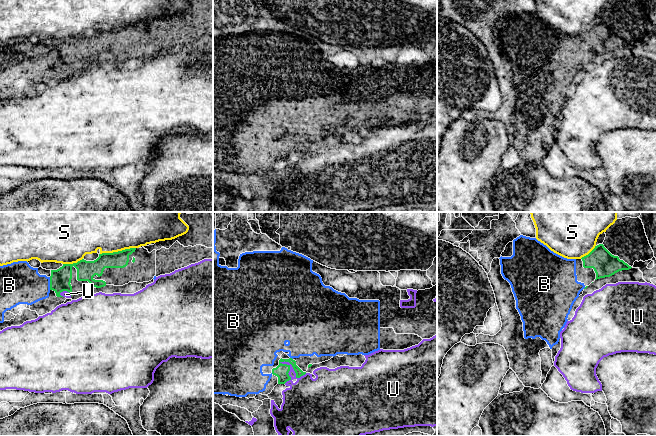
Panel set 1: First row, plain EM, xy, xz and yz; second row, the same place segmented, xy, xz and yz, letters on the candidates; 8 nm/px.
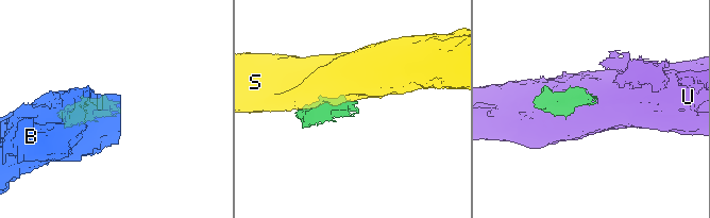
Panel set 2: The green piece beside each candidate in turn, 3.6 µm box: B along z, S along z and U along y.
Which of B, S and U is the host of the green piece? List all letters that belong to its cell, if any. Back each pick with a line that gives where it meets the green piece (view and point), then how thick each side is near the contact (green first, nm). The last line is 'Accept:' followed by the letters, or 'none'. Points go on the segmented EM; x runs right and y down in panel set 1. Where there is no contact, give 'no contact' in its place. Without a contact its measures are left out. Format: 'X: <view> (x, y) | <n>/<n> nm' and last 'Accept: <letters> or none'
B: xy (50, 283) | 170/320 nm
Accept: B

